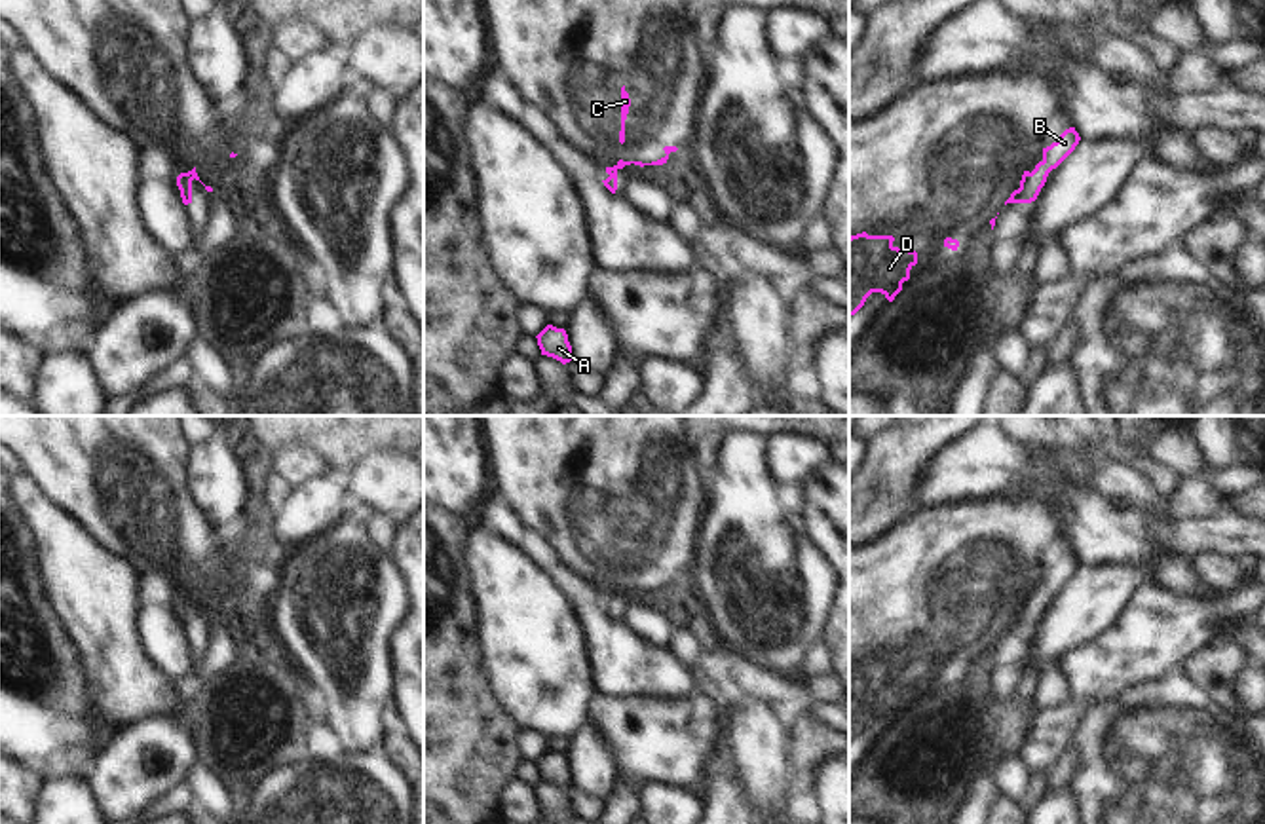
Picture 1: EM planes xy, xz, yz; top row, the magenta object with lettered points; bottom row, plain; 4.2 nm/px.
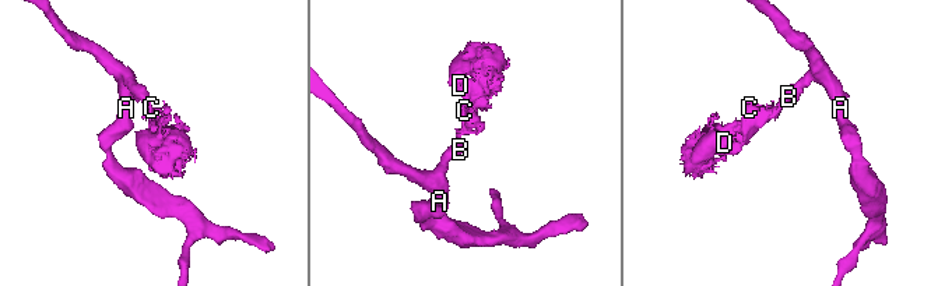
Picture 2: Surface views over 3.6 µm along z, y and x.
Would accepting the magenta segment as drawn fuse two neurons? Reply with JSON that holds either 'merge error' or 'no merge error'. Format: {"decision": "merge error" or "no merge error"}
{"decision": "merge error"}

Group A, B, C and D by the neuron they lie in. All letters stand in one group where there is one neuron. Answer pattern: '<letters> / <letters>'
A B / C D

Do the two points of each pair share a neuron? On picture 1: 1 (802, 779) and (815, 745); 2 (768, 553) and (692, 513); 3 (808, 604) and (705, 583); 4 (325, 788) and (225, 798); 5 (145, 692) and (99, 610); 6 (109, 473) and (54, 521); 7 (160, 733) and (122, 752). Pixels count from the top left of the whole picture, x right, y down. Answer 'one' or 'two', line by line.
1: one
2: two
3: one
4: one
5: one
6: two
7: one

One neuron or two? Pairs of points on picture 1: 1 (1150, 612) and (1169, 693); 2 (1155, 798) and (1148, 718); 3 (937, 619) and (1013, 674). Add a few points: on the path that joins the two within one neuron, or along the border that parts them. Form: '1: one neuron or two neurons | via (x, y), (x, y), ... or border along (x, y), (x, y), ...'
1: two neurons | border along (1182, 671), (1170, 671), (1123, 690)
2: one neuron | via (1155, 779), (1155, 737)
3: two neurons | border along (996, 644), (996, 650), (981, 665)

